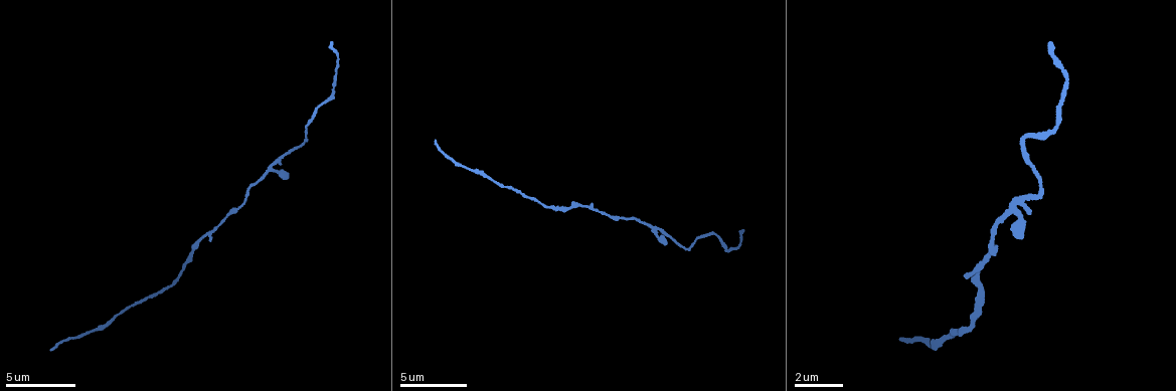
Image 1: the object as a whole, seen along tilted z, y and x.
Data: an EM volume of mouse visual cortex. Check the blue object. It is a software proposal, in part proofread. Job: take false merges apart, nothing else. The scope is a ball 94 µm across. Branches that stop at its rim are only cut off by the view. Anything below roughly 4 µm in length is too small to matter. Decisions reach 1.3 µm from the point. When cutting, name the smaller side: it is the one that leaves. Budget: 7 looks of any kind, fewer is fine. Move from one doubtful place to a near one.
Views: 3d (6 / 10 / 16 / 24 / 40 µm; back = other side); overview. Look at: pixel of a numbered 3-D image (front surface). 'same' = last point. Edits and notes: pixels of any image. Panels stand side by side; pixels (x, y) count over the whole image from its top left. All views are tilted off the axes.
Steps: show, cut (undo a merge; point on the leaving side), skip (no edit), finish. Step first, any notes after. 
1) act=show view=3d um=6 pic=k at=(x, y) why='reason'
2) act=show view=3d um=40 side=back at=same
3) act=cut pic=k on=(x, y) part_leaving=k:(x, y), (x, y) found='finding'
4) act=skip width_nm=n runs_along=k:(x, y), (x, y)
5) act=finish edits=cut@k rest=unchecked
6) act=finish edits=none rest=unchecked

act=show view=3d um=10 pic=1 at=(609, 216)

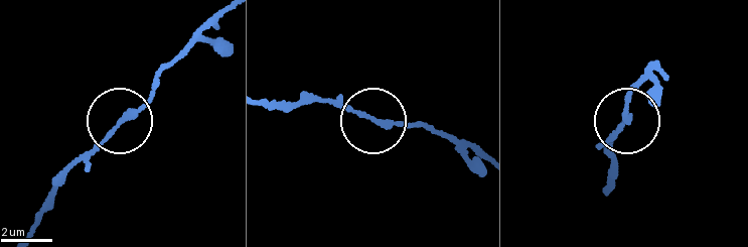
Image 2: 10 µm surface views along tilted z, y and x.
act=show view=3d um=10 side=back pic=2 at=(120, 122)

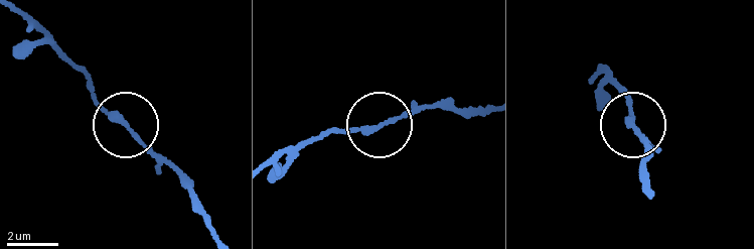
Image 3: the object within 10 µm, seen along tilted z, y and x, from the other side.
act=skip runs_along=3:(129, 128), (189, 183) found='all the same neuron'

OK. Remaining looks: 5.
act=show view=3d um=16 pic=1 at=(186, 259) why='calibre changes'

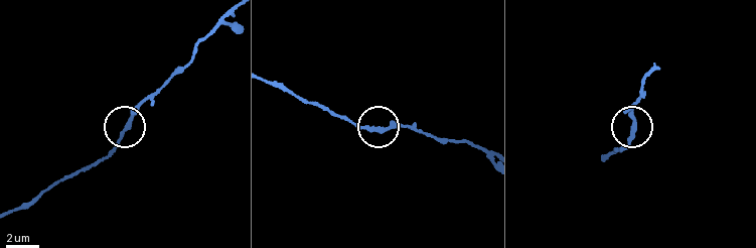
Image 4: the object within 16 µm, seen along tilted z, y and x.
act=skip runs_along=4:(431, 136), (407, 128), (366, 128), (343, 117) found='all the same neuron'

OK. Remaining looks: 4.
act=show view=3d um=10 pic=1 at=(672, 238) why='sudden change in width'

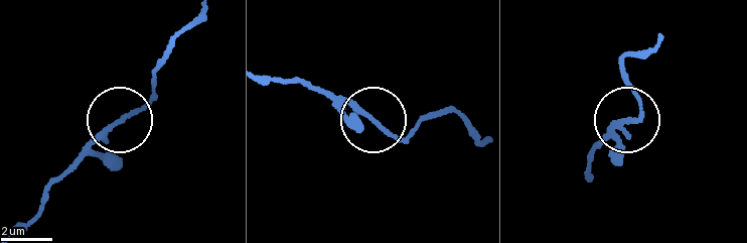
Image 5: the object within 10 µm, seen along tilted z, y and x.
act=show view=3d um=6 pic=5 at=(123, 120) why='zoom in'

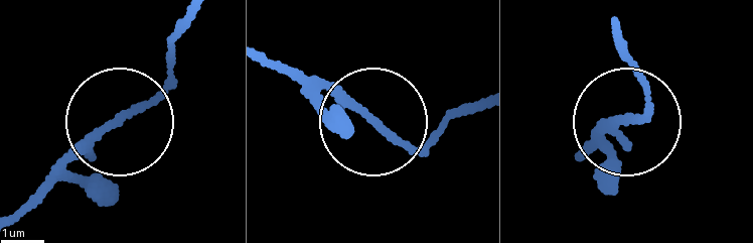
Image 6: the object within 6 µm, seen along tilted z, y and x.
act=skip width_nm=150 found='all the same neuron'

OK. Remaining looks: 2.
act=finish edits=none rest=unchecked

